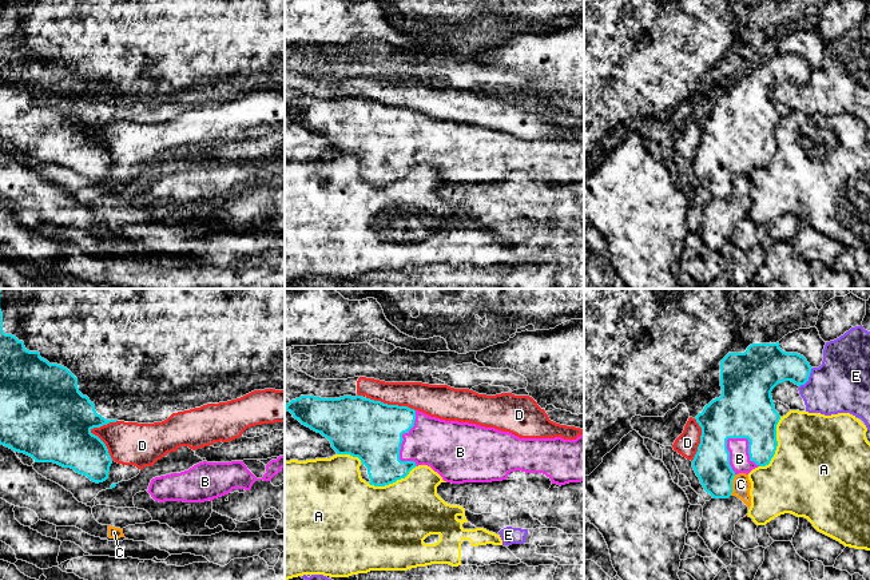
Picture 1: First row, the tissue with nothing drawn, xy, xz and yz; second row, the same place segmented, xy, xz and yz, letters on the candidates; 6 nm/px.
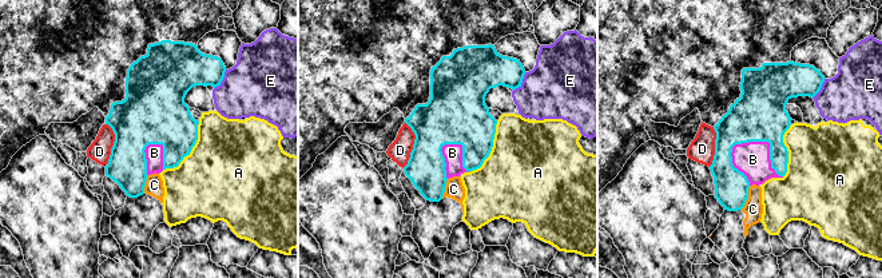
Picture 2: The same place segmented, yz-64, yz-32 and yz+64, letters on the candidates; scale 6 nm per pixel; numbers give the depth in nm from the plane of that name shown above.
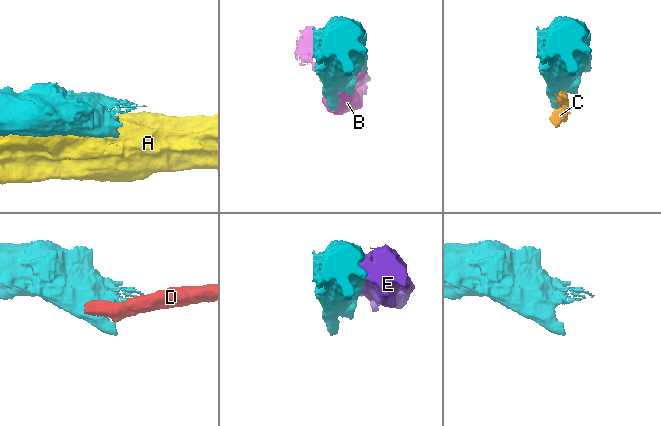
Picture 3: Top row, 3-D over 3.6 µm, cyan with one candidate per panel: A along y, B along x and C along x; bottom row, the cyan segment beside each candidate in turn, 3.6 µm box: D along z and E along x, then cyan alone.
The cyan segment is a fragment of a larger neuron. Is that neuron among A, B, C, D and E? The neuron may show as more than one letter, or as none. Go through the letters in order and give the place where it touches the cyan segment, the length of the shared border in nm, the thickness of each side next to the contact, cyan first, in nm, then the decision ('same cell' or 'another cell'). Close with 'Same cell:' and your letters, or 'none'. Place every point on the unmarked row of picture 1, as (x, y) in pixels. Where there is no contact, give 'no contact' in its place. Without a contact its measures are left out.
A: meets cyan in yz at (777, 146); contact 340 nm long; 300 nm thick on the cyan side, 500 nm on the other; another cell
B: meets cyan in yz at (749, 144); contact 260 nm long; 340 nm thick on the cyan side, 130 nm on the other; same cell
C: meets cyan in yz at (731, 186); contact 130 nm long; 220 nm thick on the cyan side, 110 nm on the other; another cell
D: meets cyan in xy at (91, 134); contact 260 nm long; 480 nm thick on the cyan side, 260 nm on the other; another cell
E: meets cyan in yz at (807, 79); contact 150 nm long; 240 nm thick on the cyan side, 340 nm on the other; another cell
Same cell: B

